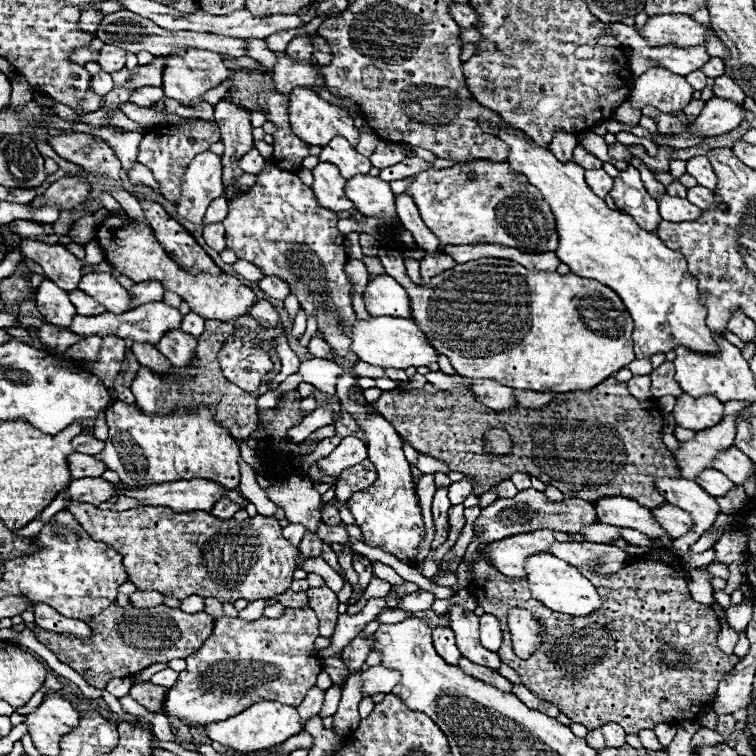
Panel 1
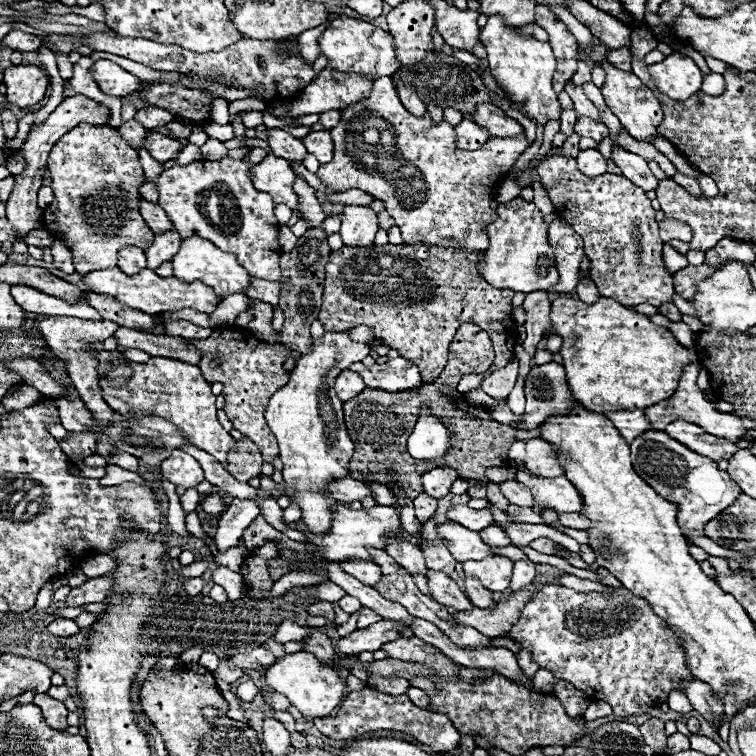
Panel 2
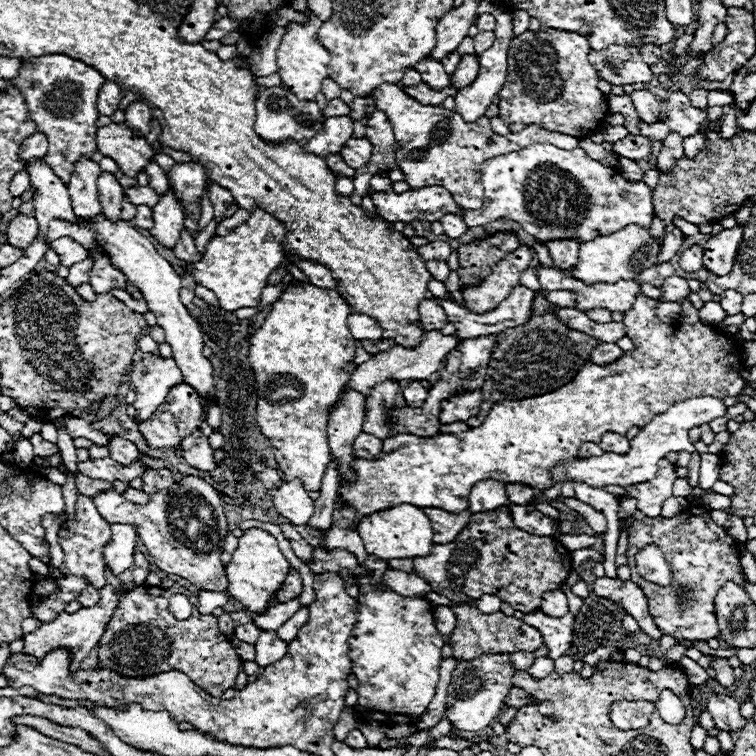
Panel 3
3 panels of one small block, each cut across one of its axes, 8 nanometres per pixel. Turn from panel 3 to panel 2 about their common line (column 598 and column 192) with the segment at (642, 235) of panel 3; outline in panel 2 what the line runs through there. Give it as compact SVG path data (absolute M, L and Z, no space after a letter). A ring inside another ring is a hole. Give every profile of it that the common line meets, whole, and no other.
M184 238L182 244L180 244L180 250L172 256L170 262L172 262L176 278L180 278L184 282L200 280L202 284L214 288L218 296L228 296L228 294L234 294L234 292L244 292L244 288L250 282L248 272L236 262L234 254L222 252L220 248L216 248L212 242L208 242L204 238Z

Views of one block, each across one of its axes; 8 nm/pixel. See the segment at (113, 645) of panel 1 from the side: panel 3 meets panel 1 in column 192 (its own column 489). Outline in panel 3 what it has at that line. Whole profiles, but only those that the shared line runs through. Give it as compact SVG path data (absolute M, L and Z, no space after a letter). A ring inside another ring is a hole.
M454 604L452 612L456 614L456 628L450 634L450 646L454 650L454 658L458 660L472 660L478 658L480 654L504 654L504 652L536 652L544 640L542 634L524 624L522 620L514 618L514 616L506 616L502 612L494 612L494 614L482 614L478 608L468 606L468 604Z

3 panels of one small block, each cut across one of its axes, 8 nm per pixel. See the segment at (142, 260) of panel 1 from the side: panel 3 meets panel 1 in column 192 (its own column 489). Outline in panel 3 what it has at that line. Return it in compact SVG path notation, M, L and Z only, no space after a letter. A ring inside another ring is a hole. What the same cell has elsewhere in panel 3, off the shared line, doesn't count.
M520 246L514 252L510 252L504 260L500 260L494 266L492 274L484 278L480 286L462 290L466 308L476 314L494 310L504 298L508 298L512 288L518 284L520 274L530 266L530 262L532 262L532 250L528 246Z

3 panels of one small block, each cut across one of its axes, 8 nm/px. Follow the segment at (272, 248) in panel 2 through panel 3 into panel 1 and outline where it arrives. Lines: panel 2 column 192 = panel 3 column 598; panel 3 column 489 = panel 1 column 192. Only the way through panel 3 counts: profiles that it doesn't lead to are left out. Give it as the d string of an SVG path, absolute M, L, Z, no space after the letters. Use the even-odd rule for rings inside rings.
M198 154L184 174L178 214L192 224L202 224L208 204L222 196L222 160L218 154Z

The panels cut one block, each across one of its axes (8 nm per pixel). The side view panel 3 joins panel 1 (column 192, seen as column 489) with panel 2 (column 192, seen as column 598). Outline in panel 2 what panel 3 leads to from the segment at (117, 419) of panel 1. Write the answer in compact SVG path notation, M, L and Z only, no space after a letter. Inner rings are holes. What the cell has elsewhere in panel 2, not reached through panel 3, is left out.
M102 344L90 346L98 358L98 384L102 388L104 400L108 406L124 416L160 416L170 420L176 428L180 428L186 436L190 436L192 444L212 454L220 464L226 464L228 450L234 446L234 438L220 426L216 418L216 396L210 390L210 384L202 378L198 366L180 362L171 358L151 357L146 364L130 362L116 350L104 350Z

